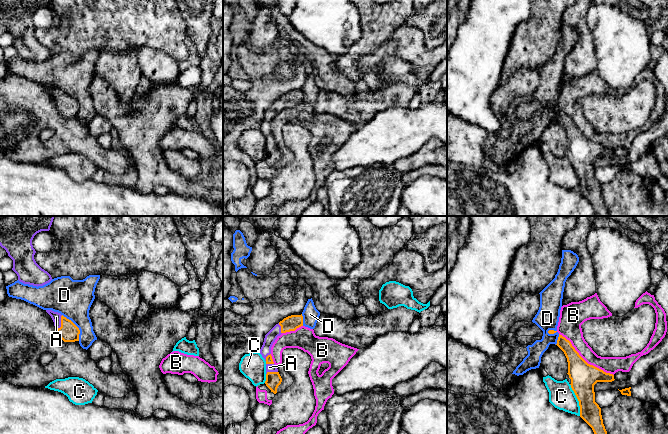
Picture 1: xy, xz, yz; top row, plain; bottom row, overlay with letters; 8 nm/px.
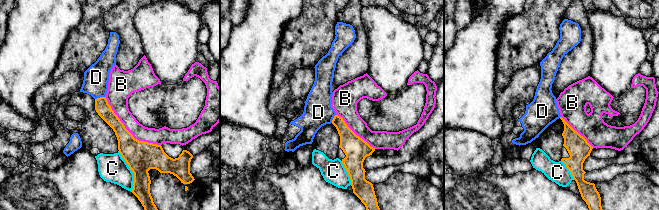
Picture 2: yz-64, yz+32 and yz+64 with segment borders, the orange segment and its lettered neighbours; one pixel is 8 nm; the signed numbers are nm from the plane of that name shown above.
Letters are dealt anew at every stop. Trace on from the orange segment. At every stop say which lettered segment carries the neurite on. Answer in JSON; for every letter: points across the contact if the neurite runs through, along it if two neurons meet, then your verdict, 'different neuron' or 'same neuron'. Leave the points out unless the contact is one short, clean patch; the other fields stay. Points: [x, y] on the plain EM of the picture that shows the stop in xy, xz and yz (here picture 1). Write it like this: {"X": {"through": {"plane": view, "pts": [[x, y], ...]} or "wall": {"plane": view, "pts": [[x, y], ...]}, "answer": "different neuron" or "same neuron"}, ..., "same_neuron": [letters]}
{"A": {"answer": "same neuron"}, "B": {"answer": "different neuron"}, "C": {"answer": "different neuron"}, "D": {"wall": {"plane": "xy", "pts": [[62, 90], [78, 104], [79, 116]]}, "answer": "different neuron"}, "same_neuron": ["A"]}

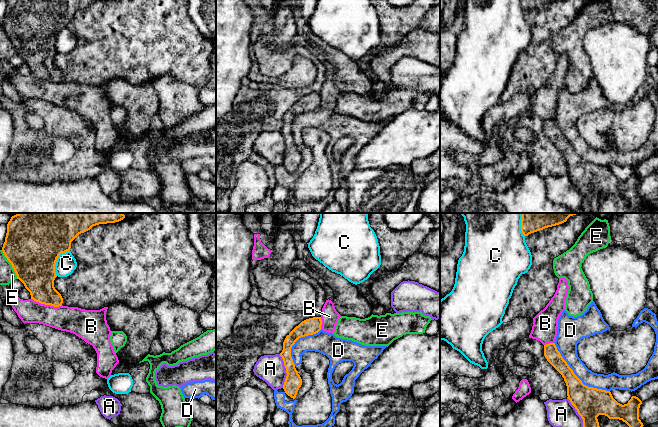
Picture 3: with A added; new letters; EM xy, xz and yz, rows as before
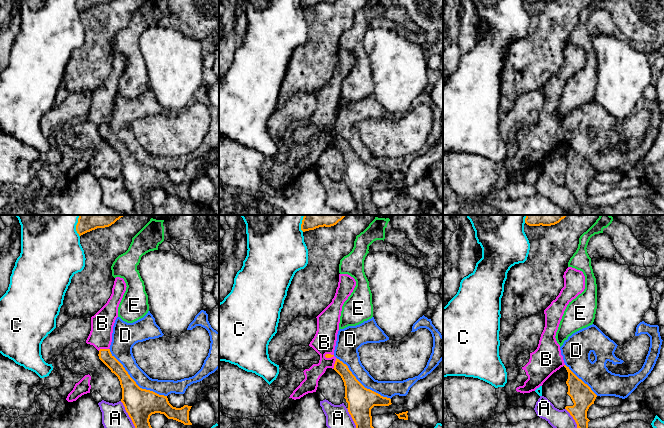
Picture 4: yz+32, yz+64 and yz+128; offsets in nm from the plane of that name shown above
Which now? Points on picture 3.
{"A": {"answer": "different neuron"}, "B": {"answer": "different neuron"}, "C": {"answer": "different neuron"}, "D": {"answer": "different neuron"}, "E": {"answer": "different neuron"}, "same_neuron": []}

